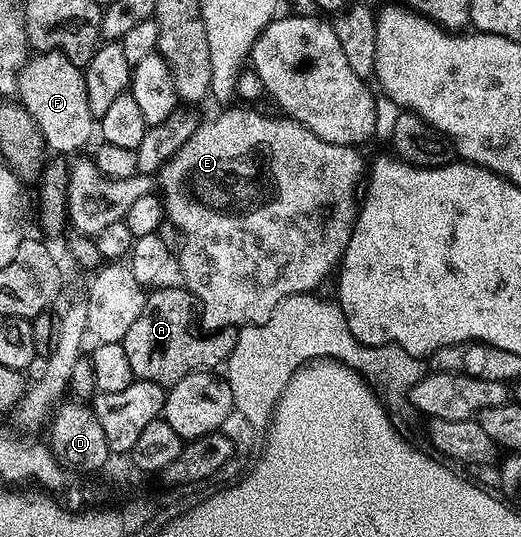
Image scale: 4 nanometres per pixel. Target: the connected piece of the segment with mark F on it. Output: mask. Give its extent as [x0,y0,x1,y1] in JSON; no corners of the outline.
[16,49,94,155]

